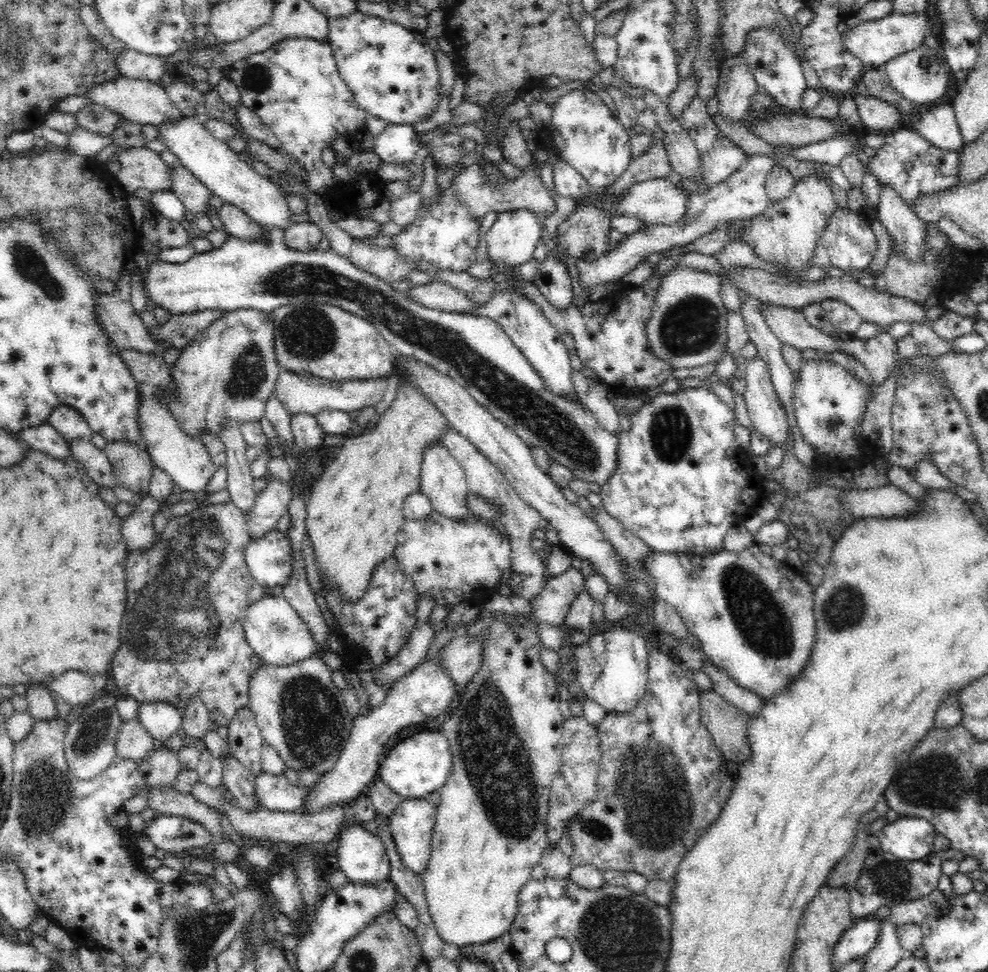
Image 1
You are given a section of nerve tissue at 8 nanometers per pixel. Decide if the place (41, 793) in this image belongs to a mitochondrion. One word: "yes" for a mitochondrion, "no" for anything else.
yes

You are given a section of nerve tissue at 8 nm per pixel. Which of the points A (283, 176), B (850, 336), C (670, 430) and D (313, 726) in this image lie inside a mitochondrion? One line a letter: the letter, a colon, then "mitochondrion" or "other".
A: other
B: other
C: mitochondrion
D: mitochondrion

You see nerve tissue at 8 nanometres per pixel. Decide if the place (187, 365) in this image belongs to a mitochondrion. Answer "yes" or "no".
no

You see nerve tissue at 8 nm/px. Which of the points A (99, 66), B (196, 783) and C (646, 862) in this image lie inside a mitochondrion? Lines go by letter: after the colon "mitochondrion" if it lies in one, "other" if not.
A: other
B: other
C: other

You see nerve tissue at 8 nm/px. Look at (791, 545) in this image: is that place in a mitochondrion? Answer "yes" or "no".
no

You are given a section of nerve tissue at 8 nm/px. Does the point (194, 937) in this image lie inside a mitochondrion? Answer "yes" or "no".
yes

